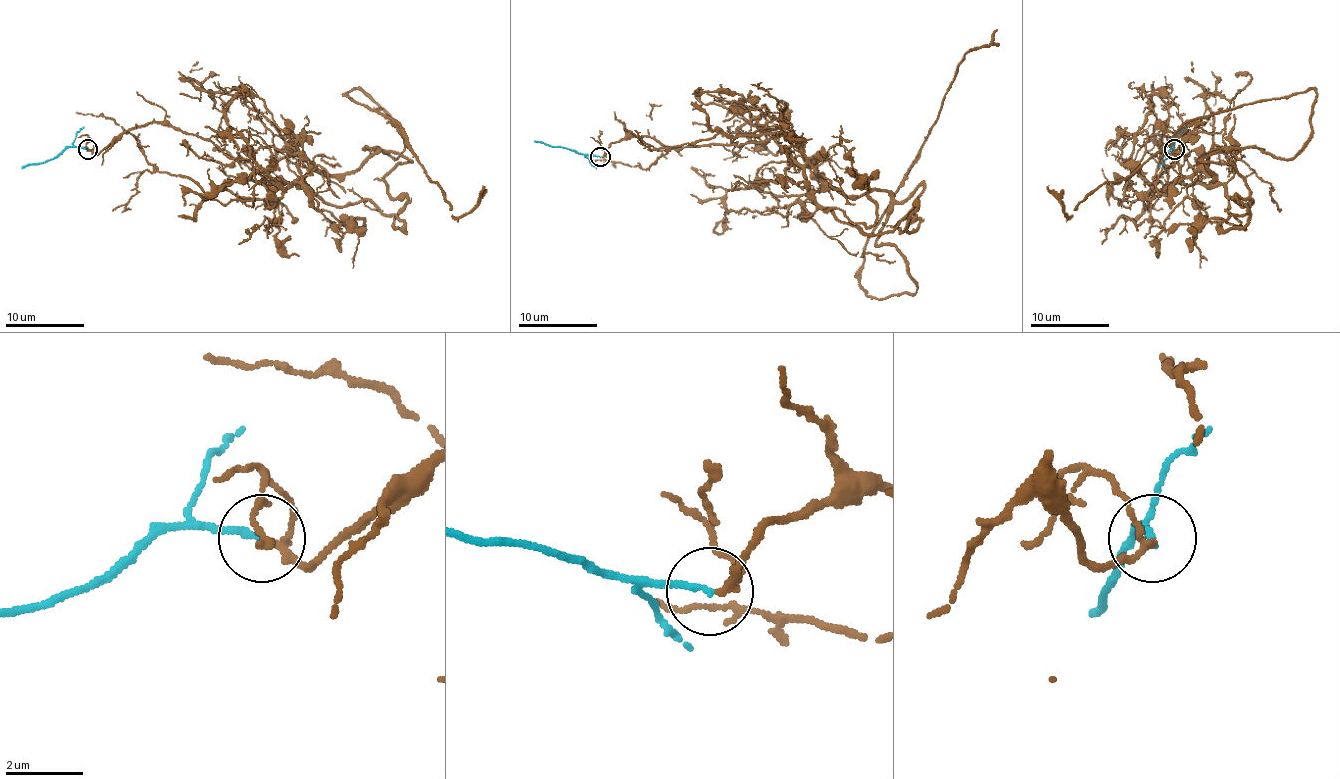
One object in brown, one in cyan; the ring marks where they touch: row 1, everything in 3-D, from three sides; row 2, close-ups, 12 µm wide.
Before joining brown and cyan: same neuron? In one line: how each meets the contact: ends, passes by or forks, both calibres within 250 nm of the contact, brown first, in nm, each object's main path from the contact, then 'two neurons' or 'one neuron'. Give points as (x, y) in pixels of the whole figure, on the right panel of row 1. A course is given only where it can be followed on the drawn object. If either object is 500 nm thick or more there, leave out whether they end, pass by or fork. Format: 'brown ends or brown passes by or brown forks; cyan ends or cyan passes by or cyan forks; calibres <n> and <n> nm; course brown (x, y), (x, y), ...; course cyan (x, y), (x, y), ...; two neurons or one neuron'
brown passes by; cyan ends; calibres 150 and 170 nm; course brown (1174, 148), (1154, 129), (1164, 184), (1291, 158), (1317, 97), (1213, 113), (1068, 217), (1046, 186); course cyan (1174, 148), (1172, 146), (1158, 168); one neuron

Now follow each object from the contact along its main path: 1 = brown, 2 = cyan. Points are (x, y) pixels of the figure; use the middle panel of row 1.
1: (600, 156), (775, 137), (891, 195), (877, 242), (914, 293), (867, 295), (867, 237), (996, 29)
2: (600, 156), (579, 154), (534, 140)

